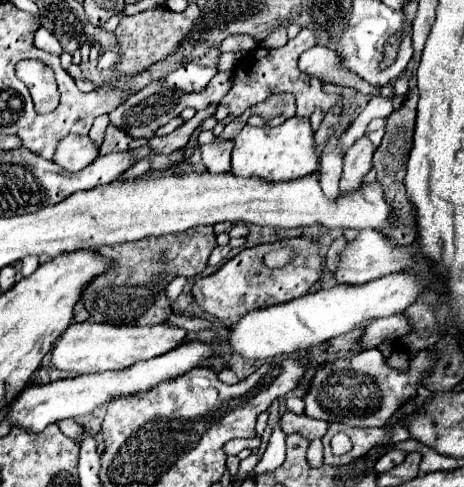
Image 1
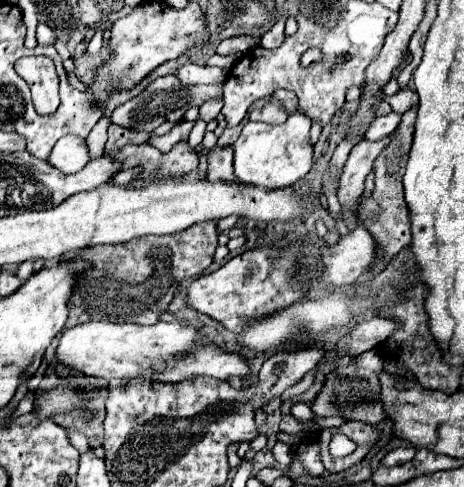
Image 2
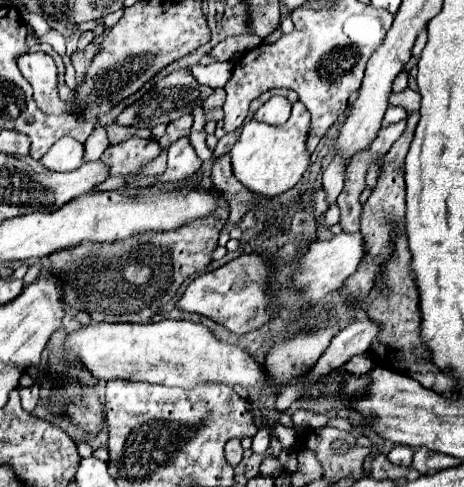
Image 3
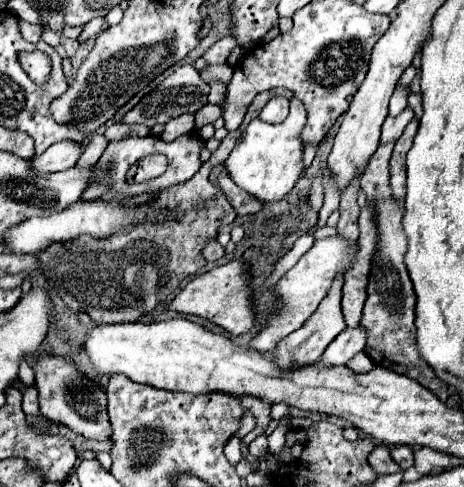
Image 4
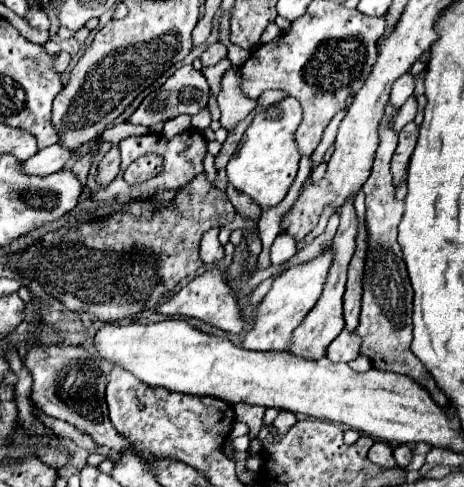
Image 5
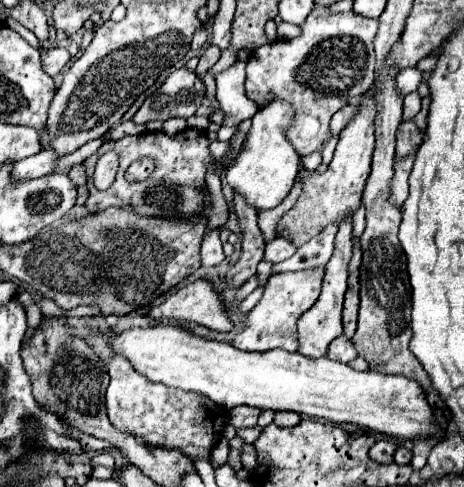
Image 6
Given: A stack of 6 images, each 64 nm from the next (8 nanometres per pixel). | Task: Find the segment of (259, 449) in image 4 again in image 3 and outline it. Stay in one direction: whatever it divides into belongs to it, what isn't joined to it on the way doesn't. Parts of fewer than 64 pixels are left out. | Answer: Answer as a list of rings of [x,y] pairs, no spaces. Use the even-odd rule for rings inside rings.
[[[259,429],[252,438],[251,450],[256,454],[264,453],[270,445],[270,434],[267,429]]]

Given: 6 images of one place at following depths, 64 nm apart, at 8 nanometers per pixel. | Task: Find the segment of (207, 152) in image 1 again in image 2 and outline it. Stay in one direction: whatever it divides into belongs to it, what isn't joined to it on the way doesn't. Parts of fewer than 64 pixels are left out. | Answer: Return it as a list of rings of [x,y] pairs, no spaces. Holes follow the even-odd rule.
[[[214,148],[208,152],[208,180],[224,180],[234,182],[234,170],[232,170],[232,148]]]

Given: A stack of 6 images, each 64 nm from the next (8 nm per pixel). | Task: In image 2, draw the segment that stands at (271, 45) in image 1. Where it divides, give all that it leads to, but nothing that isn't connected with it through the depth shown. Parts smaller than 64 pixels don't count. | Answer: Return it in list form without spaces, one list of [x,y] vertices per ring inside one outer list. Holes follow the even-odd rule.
[[[282,17],[262,36],[260,46],[266,49],[274,49],[282,44],[286,37],[284,31],[286,19],[287,17]]]

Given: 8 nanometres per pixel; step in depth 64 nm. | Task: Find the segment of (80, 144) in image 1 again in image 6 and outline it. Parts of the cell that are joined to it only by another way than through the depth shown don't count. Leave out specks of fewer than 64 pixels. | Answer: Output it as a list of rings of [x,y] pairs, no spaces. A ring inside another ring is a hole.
[[[40,150],[36,156],[18,160],[12,166],[12,182],[18,184],[22,180],[32,180],[50,174],[54,170],[54,164],[56,164],[56,156],[52,156],[52,152],[48,150]]]

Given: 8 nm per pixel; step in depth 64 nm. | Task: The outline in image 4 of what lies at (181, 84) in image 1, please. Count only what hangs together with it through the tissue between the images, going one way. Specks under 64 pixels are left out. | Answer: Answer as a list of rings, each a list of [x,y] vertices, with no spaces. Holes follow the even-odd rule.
[[[216,64],[216,66],[206,66],[204,70],[202,70],[202,76],[204,76],[204,80],[206,82],[210,82],[212,78],[216,78],[216,80],[220,80],[220,82],[228,82],[230,78],[232,78],[232,68],[228,66],[228,64]]]

